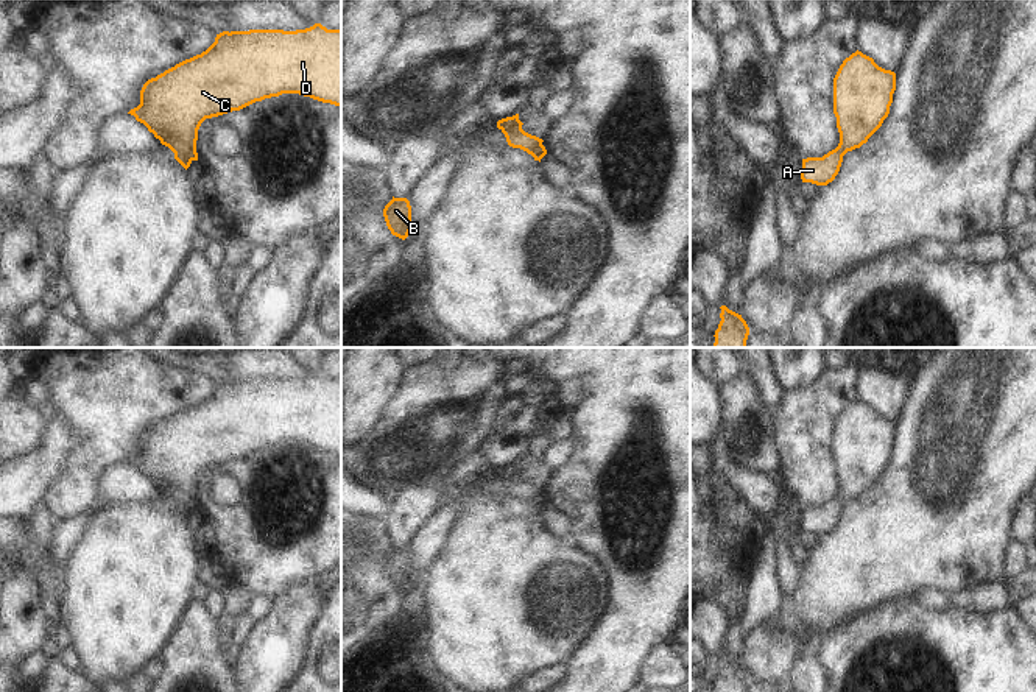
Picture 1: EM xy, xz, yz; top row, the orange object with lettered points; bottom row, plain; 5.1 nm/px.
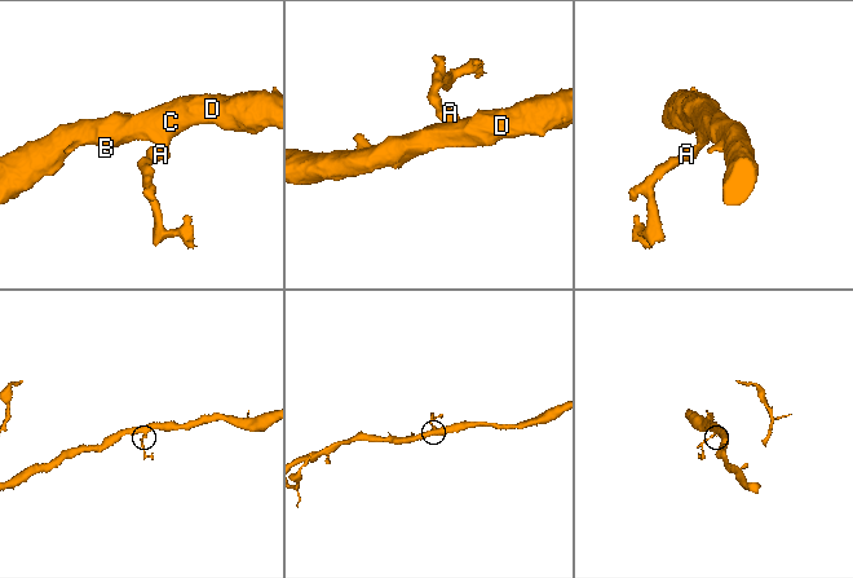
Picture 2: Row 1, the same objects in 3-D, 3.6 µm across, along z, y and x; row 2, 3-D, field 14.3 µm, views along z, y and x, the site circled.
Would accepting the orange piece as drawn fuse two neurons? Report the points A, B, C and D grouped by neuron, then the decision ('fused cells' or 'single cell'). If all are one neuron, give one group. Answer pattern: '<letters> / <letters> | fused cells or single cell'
A / B C D | fused cells

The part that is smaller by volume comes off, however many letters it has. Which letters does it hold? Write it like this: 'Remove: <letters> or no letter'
Remove: A

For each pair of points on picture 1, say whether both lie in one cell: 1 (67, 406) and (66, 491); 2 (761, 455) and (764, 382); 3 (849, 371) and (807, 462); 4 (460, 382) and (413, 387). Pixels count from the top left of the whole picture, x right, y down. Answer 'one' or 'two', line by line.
1: one
2: two
3: one
4: one

